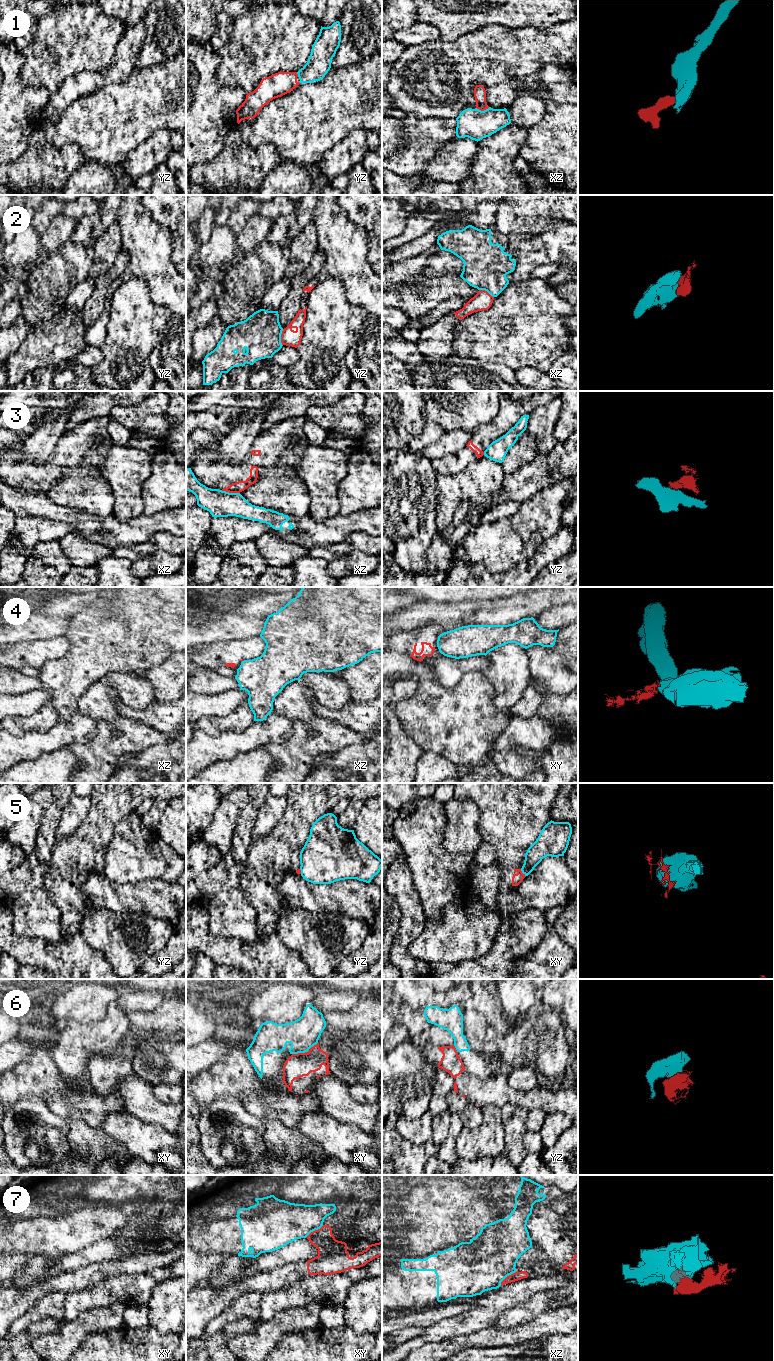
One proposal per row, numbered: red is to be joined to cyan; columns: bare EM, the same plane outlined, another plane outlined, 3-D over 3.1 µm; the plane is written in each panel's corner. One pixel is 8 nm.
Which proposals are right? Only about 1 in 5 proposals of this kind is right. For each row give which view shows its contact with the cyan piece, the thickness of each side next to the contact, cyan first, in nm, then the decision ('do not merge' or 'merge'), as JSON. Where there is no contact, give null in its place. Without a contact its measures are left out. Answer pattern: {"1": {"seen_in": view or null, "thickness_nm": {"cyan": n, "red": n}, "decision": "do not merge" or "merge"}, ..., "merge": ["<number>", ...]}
{"1": {"seen_in": "xz", "thickness_nm": {"cyan": 240, "red": 100}, "decision": "merge"}, "2": {"seen_in": "yz", "thickness_nm": {"cyan": 320, "red": 140}, "decision": "do not merge"}, "3": {"seen_in": "xz", "thickness_nm": {"cyan": 220, "red": 90}, "decision": "do not merge"}, "4": {"seen_in": "xz", "thickness_nm": {"cyan": 340, "red": 20}, "decision": "do not merge"}, "5": {"seen_in": "xy", "thickness_nm": {"cyan": 160, "red": 80}, "decision": "do not merge"}, "6": {"seen_in": "xy", "thickness_nm": {"cyan": 260, "red": 190}, "decision": "do not merge"}, "7": {"seen_in": "xz", "thickness_nm": {"cyan": 420, "red": 70}, "decision": "do not merge"}, "merge": ["1"]}

